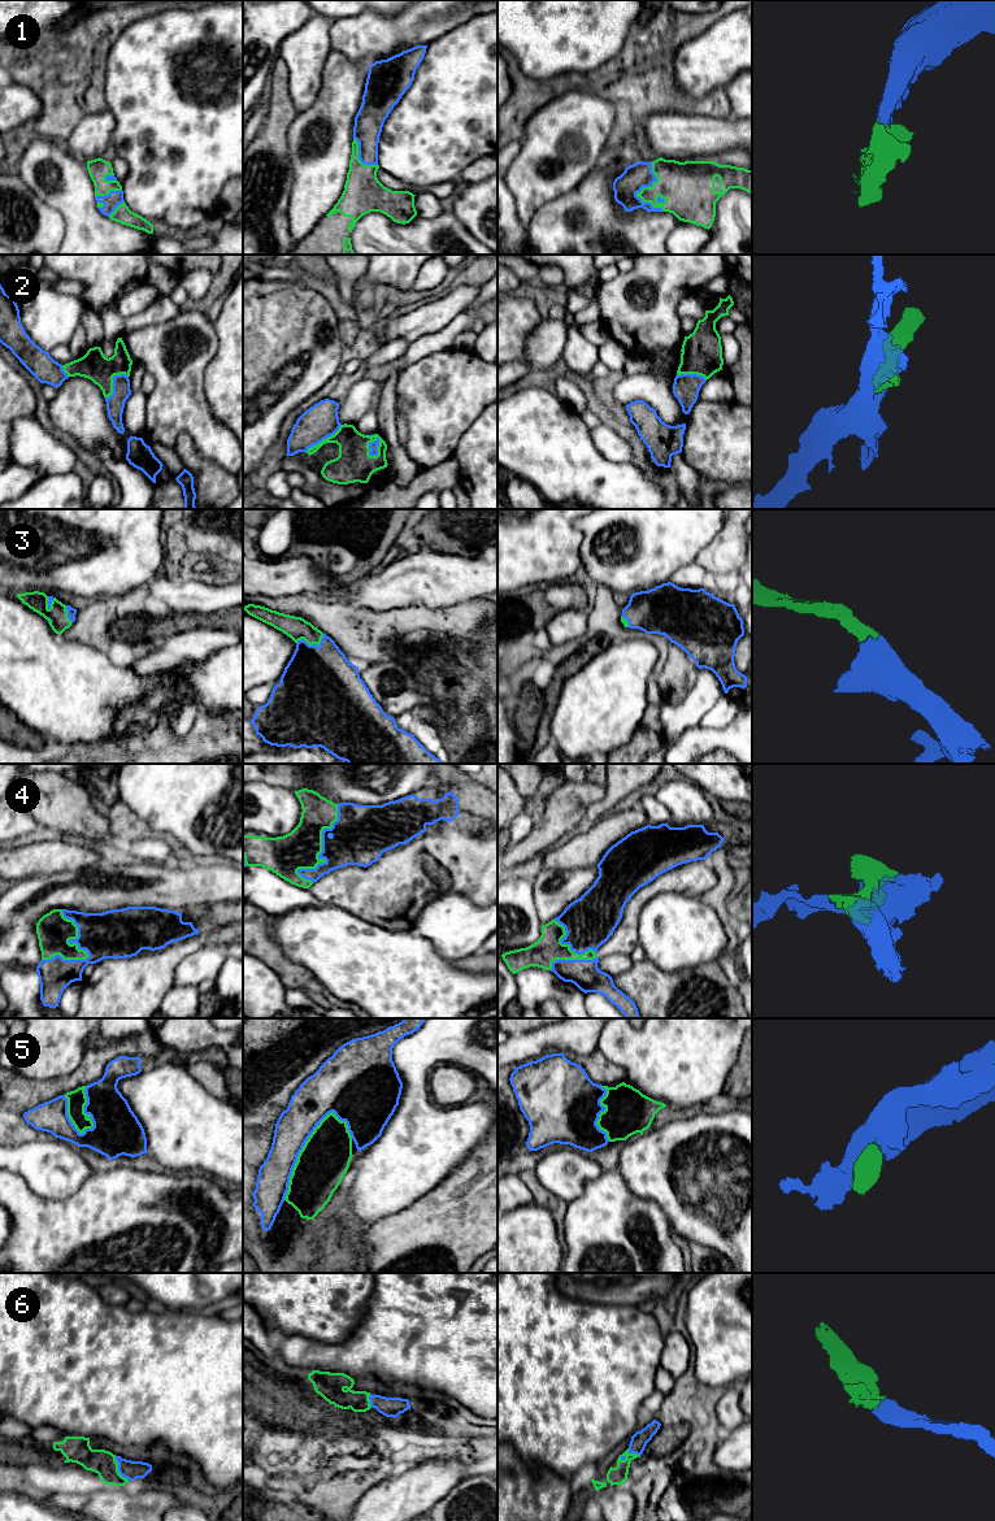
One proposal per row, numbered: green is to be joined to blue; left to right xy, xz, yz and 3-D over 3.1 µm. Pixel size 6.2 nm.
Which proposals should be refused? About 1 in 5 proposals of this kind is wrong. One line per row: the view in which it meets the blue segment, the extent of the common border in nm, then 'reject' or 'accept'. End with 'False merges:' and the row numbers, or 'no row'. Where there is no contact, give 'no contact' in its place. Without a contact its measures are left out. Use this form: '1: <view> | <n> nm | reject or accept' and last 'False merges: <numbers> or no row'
1: yz | 320 nm | accept
2: xz | 140 nm | accept
3: xz | 190 nm | accept
4: xz | 500 nm | accept
5: xz | 650 nm | accept
6: xy | 180 nm | accept
False merges: no row

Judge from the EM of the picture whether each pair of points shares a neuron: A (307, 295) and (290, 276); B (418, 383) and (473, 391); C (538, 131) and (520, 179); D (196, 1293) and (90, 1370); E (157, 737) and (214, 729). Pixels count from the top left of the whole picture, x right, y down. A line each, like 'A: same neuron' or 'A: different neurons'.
A: different neurons
B: same neuron
C: same neuron
D: different neurons
E: same neuron

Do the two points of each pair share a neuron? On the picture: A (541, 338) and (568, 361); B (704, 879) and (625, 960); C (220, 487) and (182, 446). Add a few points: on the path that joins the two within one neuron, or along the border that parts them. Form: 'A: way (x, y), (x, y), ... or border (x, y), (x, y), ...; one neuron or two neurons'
A: border (570, 327), (560, 368); two neurons
B: border (629, 954), (609, 954), (599, 959); two neurons
C: way (209, 477), (188, 456); one neuron

